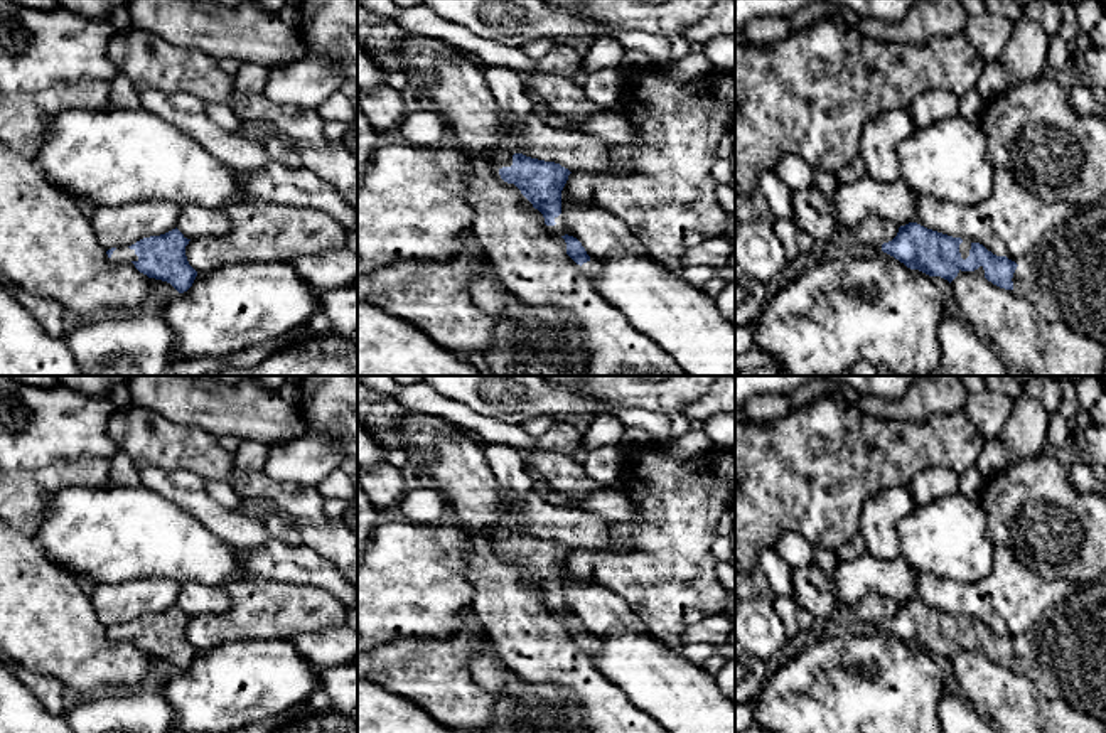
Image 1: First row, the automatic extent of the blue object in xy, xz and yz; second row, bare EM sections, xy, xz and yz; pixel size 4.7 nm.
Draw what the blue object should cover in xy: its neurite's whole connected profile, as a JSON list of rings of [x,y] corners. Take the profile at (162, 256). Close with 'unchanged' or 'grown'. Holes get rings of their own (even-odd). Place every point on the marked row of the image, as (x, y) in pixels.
[[[177,227],[137,241],[132,246],[118,246],[106,251],[115,265],[133,263],[135,268],[148,278],[170,283],[179,293],[187,292],[197,271],[185,256],[187,239]]]; grown

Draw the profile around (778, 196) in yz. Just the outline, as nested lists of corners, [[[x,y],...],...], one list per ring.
[[[774,170],[759,175],[759,189],[765,197],[774,217],[794,221],[789,187],[776,175]]]

